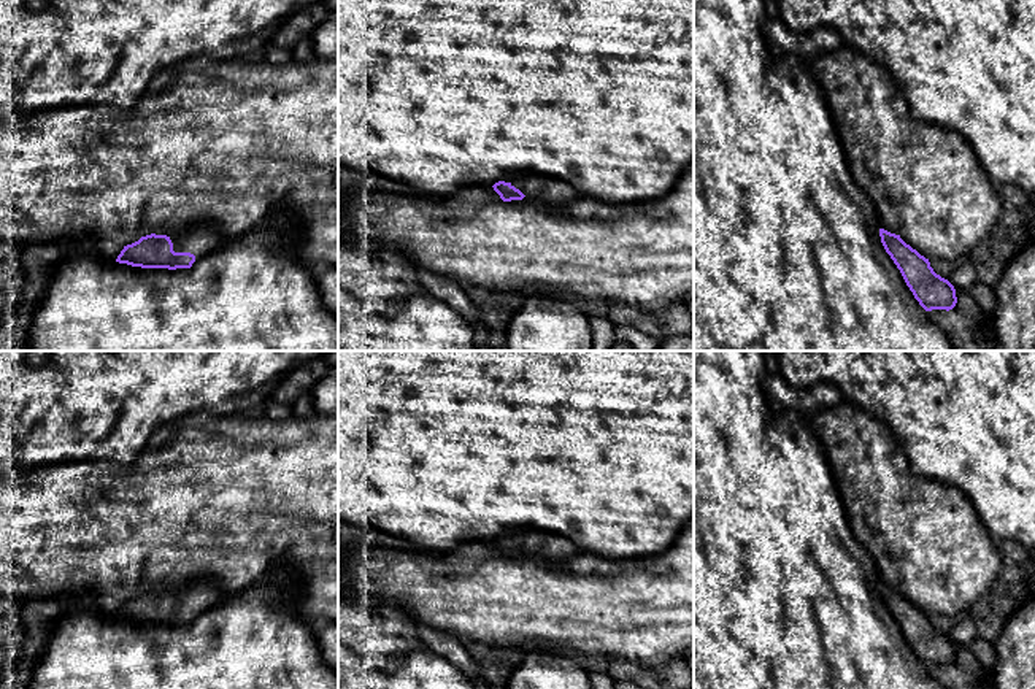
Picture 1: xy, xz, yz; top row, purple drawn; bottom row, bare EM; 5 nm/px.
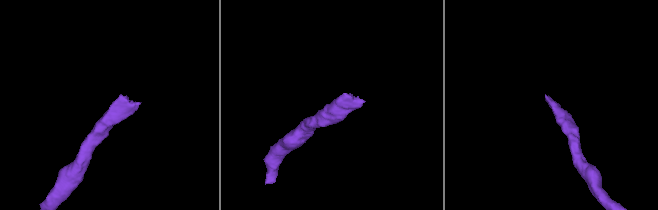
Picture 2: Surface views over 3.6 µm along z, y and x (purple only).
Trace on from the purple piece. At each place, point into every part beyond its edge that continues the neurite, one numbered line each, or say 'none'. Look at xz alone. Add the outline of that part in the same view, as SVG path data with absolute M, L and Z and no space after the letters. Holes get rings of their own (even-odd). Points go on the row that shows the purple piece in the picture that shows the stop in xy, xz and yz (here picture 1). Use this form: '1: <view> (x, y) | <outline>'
1: xz (546, 189) | M518 175L511 179L511 186L525 197L552 205L570 205L579 197L571 184L543 175Z

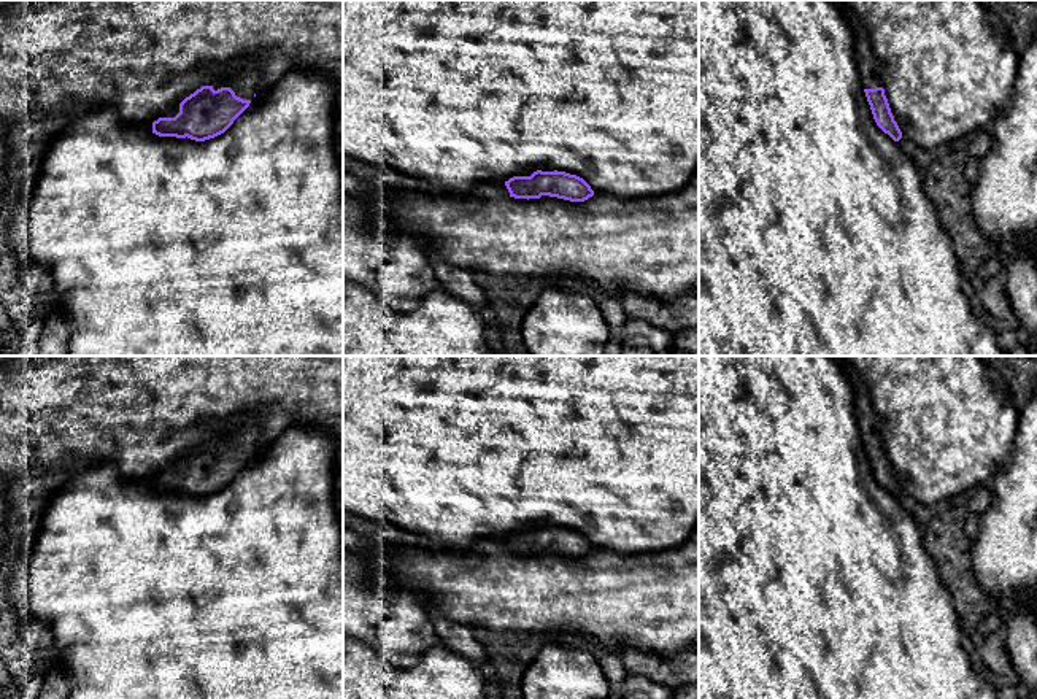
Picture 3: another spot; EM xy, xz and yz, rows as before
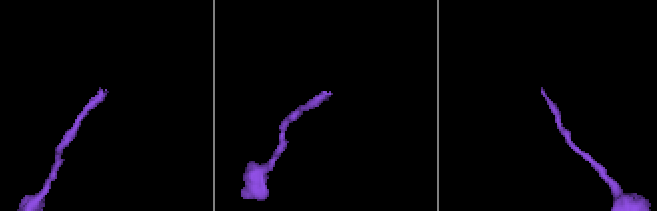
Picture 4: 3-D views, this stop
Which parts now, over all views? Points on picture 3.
1: xy (242, 75) | M241 56L221 62L221 71L211 86L214 91L230 87L237 97L253 102L259 83L260 68L251 56Z

